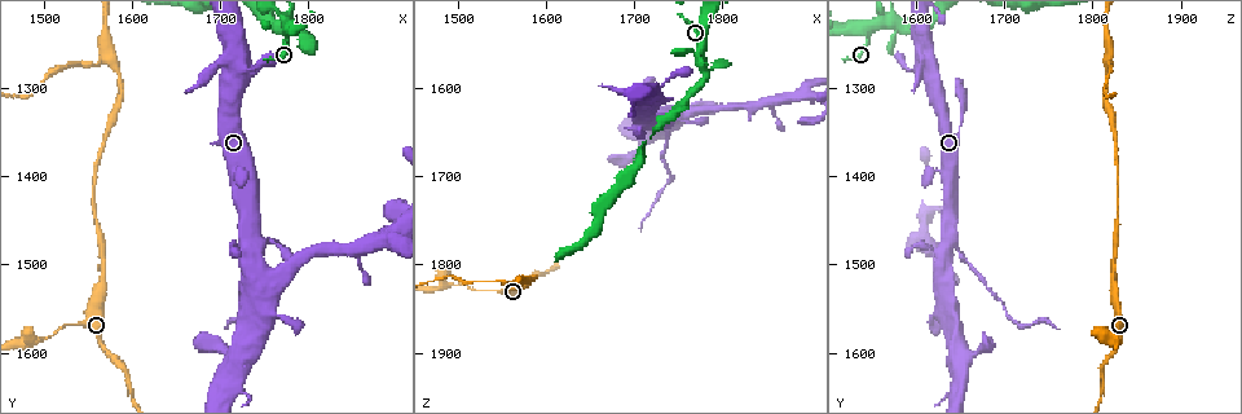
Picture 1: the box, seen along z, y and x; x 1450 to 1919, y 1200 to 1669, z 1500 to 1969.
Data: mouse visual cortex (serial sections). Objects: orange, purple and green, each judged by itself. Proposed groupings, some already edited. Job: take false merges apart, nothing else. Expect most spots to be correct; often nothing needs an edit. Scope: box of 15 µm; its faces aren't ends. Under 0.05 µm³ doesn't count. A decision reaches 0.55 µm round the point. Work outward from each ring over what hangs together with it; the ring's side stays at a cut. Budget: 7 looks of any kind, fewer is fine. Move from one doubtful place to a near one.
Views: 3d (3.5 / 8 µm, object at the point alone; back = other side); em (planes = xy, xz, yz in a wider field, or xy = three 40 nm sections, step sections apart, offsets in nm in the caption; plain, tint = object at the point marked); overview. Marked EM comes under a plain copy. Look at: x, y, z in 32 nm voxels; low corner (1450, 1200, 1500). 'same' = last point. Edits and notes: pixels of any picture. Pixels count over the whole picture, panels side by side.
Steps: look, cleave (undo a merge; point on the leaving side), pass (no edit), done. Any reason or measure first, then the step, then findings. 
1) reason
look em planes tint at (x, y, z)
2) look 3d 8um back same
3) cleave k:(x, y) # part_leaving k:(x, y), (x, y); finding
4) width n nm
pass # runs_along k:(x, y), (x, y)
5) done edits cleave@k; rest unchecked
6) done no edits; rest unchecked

thin neck
look 3d 3.5um at (1740, 1500, 1660)

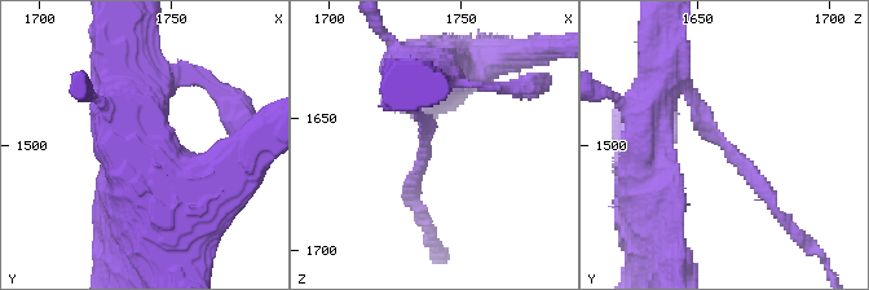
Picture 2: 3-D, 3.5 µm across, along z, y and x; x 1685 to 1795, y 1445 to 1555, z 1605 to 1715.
arm_widths 150, 200 nm
look em xy step 3 tint at (1735, 1497, 1660)

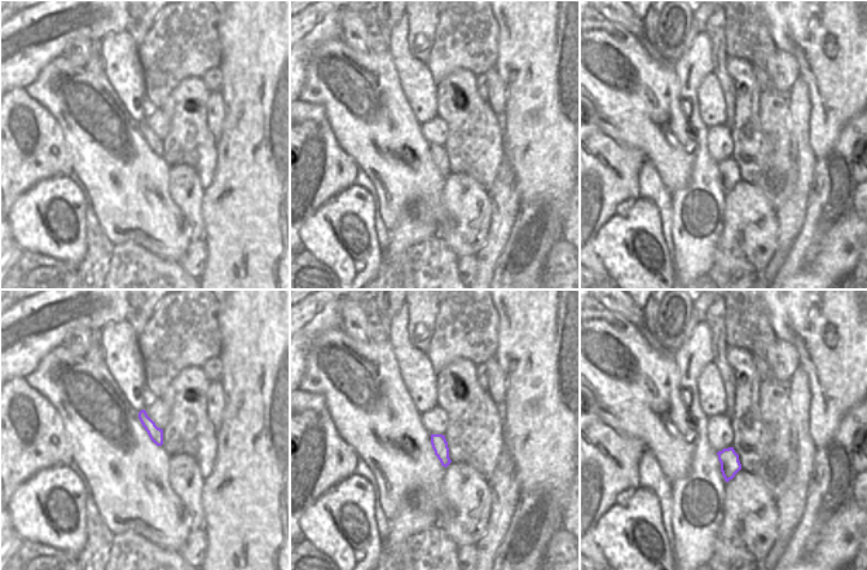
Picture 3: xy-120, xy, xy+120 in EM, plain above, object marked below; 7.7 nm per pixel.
pass # all the same cell

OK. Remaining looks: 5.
looks like a crossing
look 3d 3.5um at (1755, 1550, 1630)

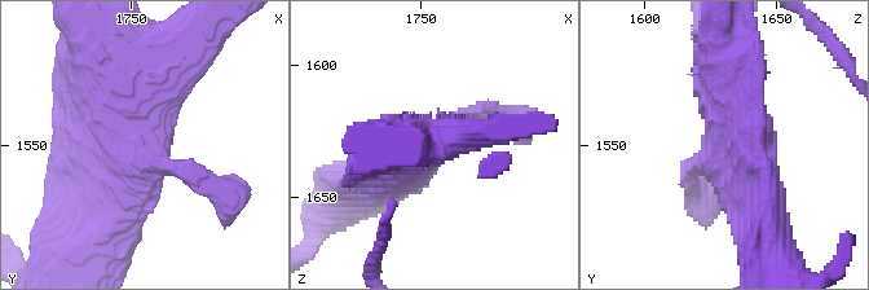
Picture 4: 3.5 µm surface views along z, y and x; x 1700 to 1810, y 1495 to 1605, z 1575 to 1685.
shape alone is not enough
look em planes tint at (1752, 1552, 1630)

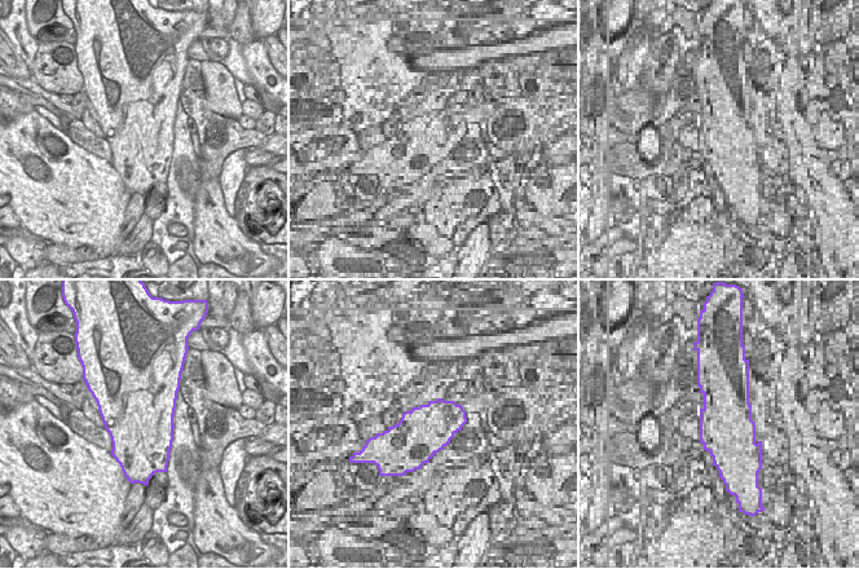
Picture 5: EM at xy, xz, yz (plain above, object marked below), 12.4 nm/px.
look em xy step 1 tint same

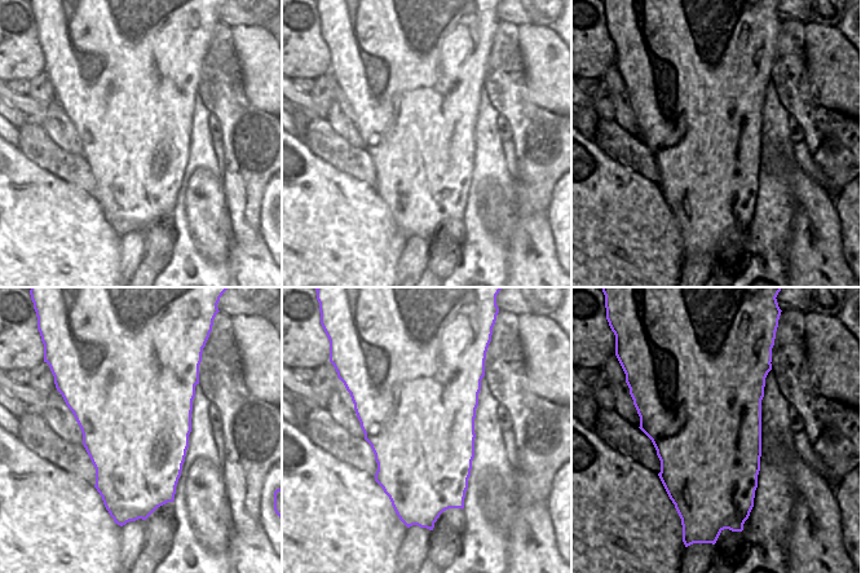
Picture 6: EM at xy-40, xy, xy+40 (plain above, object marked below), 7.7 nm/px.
pass # runs_along 4:(726, 62), (728, 118), (766, 212); one cell here

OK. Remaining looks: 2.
arms part here
look 3d 3.5um at (1570, 1270, 1820)

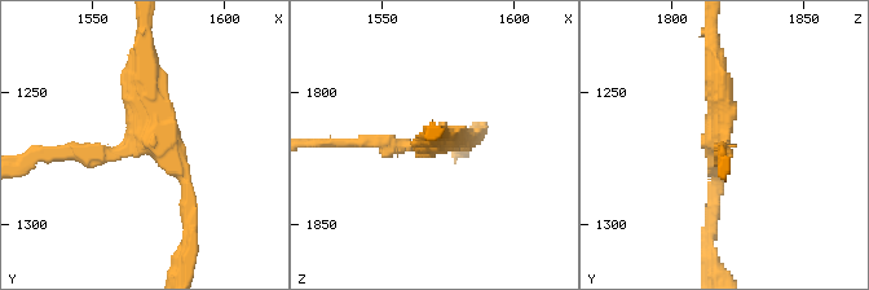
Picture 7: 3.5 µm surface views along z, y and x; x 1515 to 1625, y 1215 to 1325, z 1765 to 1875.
arms 3
pass # runs_along 7:(186, 219), (186, 176), (154, 140), (142, 56); continuous, no second cell

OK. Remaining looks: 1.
done no edits; rest unchecked

